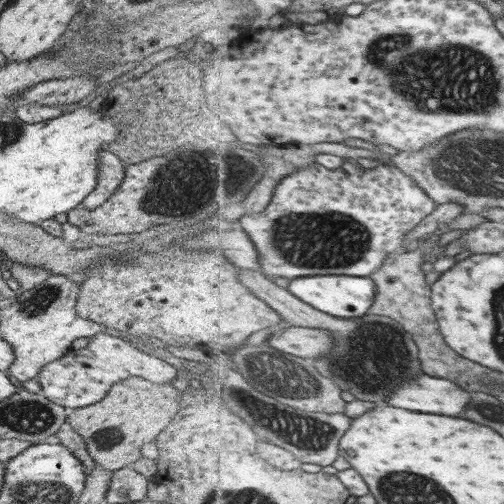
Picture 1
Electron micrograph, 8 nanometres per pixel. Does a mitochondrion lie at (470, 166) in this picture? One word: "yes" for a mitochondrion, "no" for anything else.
yes

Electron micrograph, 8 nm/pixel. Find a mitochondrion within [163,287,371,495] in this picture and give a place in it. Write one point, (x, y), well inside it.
(299, 384)

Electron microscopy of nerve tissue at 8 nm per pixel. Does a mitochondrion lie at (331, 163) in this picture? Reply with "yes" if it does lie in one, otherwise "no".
no

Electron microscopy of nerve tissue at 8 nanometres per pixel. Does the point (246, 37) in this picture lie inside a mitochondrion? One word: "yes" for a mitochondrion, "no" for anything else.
no

